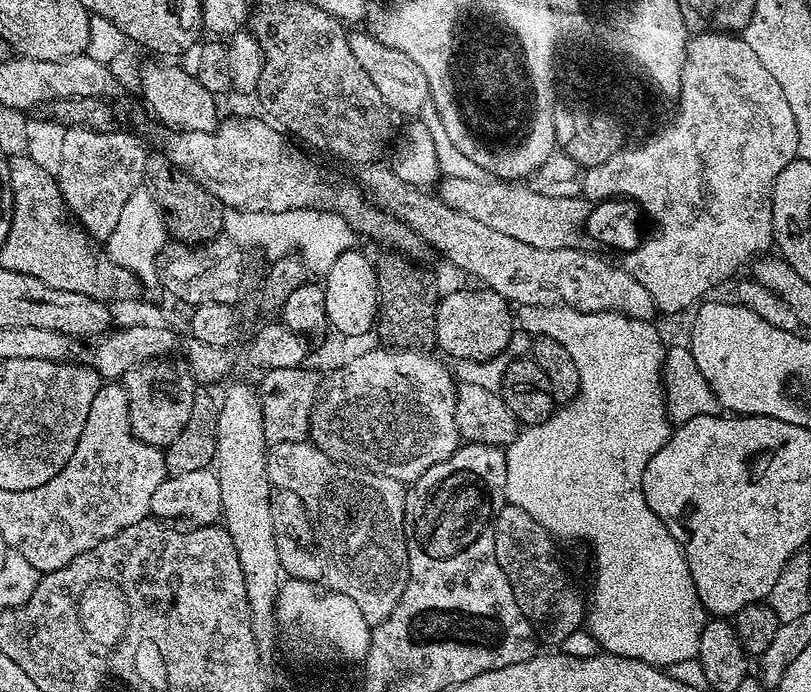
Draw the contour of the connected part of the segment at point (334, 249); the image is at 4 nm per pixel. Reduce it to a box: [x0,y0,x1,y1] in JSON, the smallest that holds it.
[242,208,358,274]

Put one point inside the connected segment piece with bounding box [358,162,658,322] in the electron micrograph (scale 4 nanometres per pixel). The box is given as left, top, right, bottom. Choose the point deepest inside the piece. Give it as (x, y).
(528, 276)

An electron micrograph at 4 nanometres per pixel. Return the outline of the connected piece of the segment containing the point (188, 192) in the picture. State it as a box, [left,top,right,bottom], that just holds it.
[142,155,226,246]

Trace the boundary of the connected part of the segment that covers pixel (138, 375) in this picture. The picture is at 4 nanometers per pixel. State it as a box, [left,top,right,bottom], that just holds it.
[122,362,198,450]

